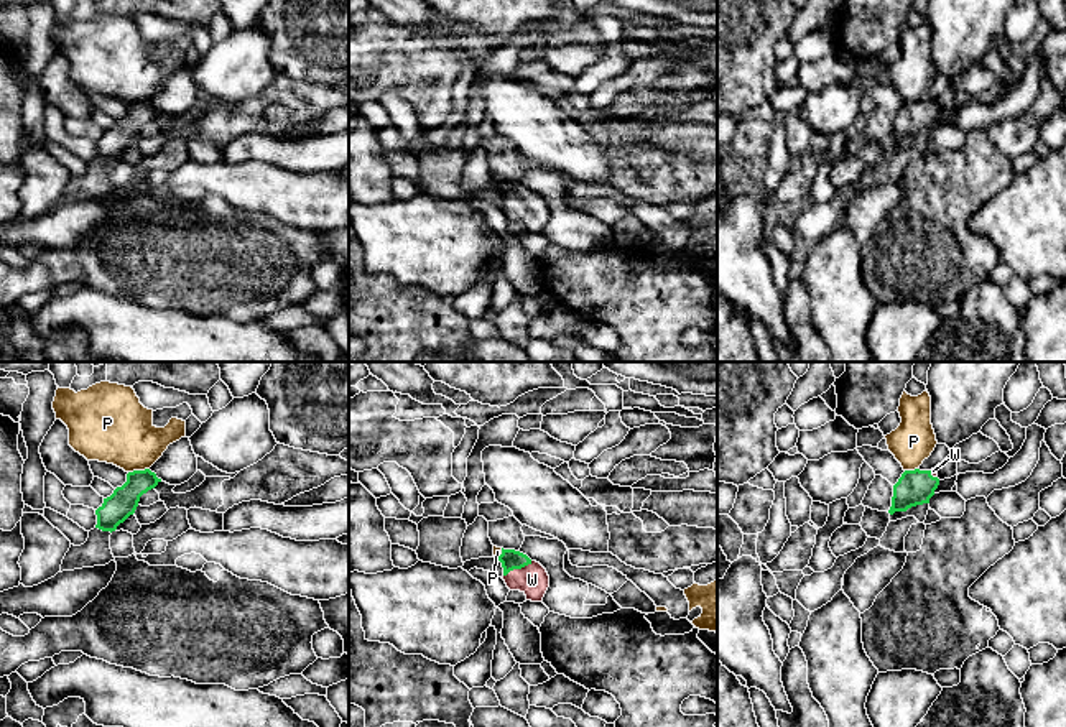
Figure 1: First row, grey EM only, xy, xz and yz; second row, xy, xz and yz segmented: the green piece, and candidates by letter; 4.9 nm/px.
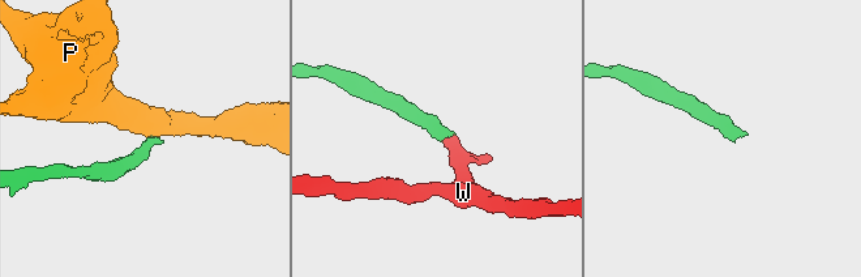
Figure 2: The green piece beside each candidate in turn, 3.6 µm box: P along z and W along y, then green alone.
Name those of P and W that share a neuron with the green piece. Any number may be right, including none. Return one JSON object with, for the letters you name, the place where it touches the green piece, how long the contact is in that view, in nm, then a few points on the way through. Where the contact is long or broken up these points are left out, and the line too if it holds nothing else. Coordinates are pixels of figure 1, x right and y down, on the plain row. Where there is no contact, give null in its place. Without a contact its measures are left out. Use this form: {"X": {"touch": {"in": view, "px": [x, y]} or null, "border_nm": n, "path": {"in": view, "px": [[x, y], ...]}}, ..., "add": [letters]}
{"W": {"touch": {"in": "xz", "px": [517, 199]}, "border_nm": 160, "path": {"in": "xz", "px": [[510, 191], [517, 199], [532, 211]]}}, "add": ["W"]}

